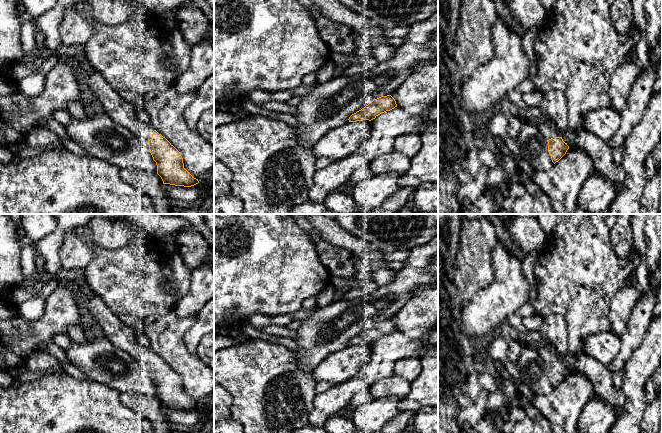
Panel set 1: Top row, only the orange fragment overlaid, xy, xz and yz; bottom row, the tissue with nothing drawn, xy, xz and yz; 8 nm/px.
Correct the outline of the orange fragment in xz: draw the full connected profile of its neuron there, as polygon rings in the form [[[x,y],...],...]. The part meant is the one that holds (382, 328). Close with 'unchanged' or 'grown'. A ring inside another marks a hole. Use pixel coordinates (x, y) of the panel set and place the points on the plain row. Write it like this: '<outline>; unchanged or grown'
[[[391,319],[381,320],[377,323],[374,323],[371,327],[366,329],[361,334],[352,338],[349,341],[349,346],[356,346],[361,344],[373,344],[378,339],[390,335],[397,331],[395,323]]]; unchanged

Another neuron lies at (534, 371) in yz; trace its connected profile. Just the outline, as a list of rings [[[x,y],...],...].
[[[532,344],[523,345],[516,367],[525,383],[535,395],[548,396],[554,389],[548,376],[548,366]]]

